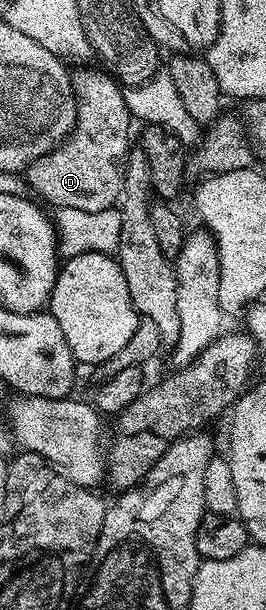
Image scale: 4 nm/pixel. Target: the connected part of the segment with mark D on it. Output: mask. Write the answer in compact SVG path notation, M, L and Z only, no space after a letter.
M100 71L71 72L76 94L76 120L72 131L55 151L28 166L26 178L33 191L31 194L45 204L52 203L53 208L98 213L107 207L116 207L120 198L124 166L134 143L134 120L128 112L121 84L111 74Z

